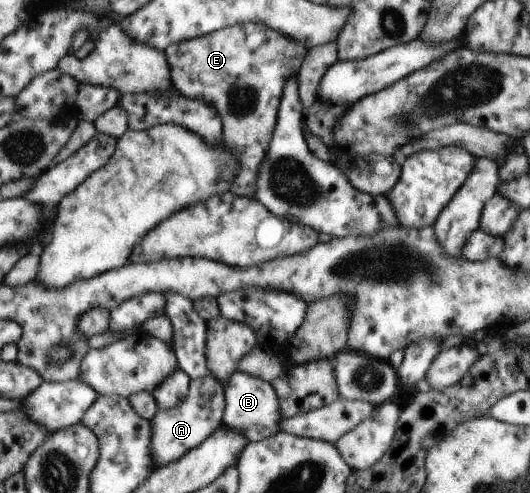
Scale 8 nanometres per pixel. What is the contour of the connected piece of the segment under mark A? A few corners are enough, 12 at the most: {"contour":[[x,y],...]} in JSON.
{"contour":[[216,378],[192,380],[176,409],[151,419],[158,467],[182,459],[222,427]]}

